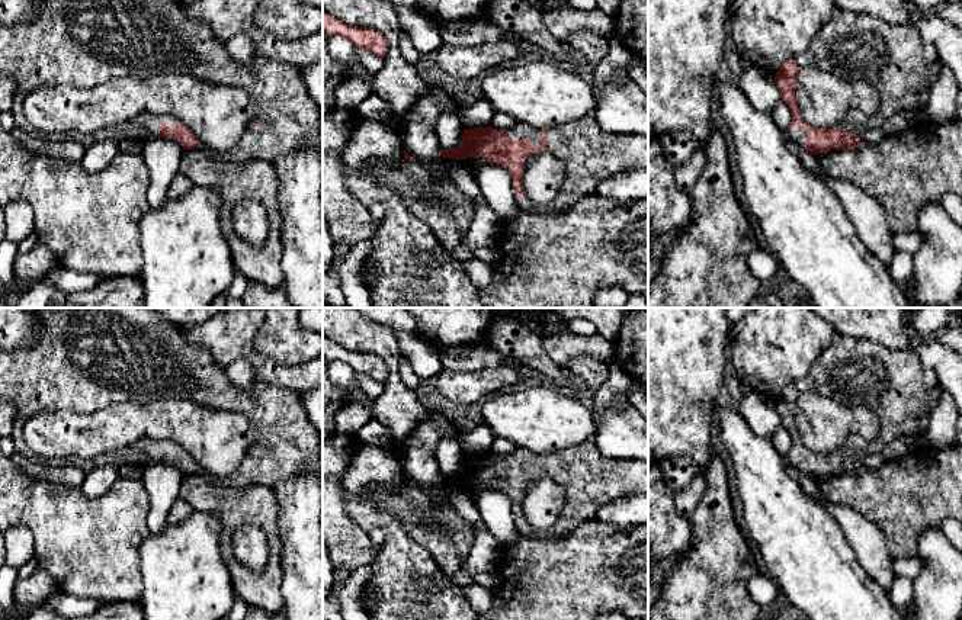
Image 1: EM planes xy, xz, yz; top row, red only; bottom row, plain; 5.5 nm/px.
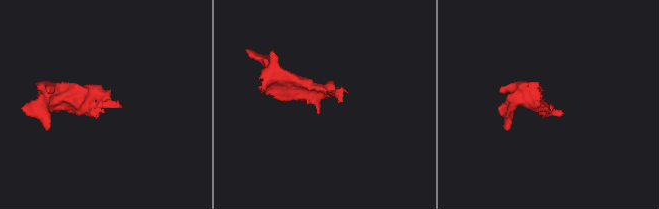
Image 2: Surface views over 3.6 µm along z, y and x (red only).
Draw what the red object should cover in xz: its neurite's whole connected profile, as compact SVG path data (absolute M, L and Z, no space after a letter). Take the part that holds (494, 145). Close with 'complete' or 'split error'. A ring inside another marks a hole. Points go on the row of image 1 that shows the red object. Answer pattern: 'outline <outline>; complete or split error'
outline M593 113L584 115L577 121L562 123L551 129L536 129L526 123L516 123L506 131L494 129L491 125L485 128L464 129L459 145L453 150L440 150L442 161L436 167L436 174L440 187L449 192L455 212L449 213L443 208L427 203L424 199L426 192L430 189L429 167L419 164L405 150L401 163L382 164L376 163L366 174L372 179L381 180L394 187L404 199L408 211L421 222L429 225L446 251L458 248L474 219L474 206L471 200L464 196L450 179L446 158L466 160L468 157L480 155L491 164L504 167L513 179L513 193L522 211L536 215L551 215L571 208L577 200L597 193L599 184L621 171L648 168L648 135L613 135L605 132L594 121ZM549 151L555 154L565 167L565 179L555 199L546 205L536 205L525 195L523 187L523 164L525 158L541 152Z; split error

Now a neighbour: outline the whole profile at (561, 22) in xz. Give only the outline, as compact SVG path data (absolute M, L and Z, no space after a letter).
M559 7L542 13L546 29L559 42L565 44L571 33L589 30L603 38L615 36L613 16L599 9L578 10L574 7Z

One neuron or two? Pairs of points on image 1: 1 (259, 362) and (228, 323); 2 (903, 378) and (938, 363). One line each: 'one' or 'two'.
1: one
2: two

